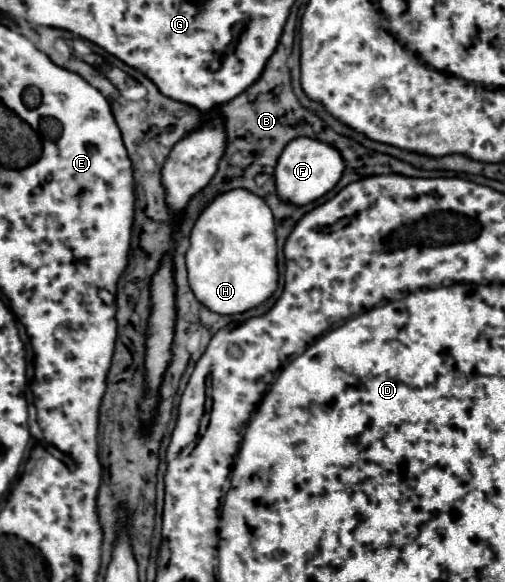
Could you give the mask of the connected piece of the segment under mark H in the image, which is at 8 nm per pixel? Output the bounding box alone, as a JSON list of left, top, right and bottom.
[186,189,278,313]

